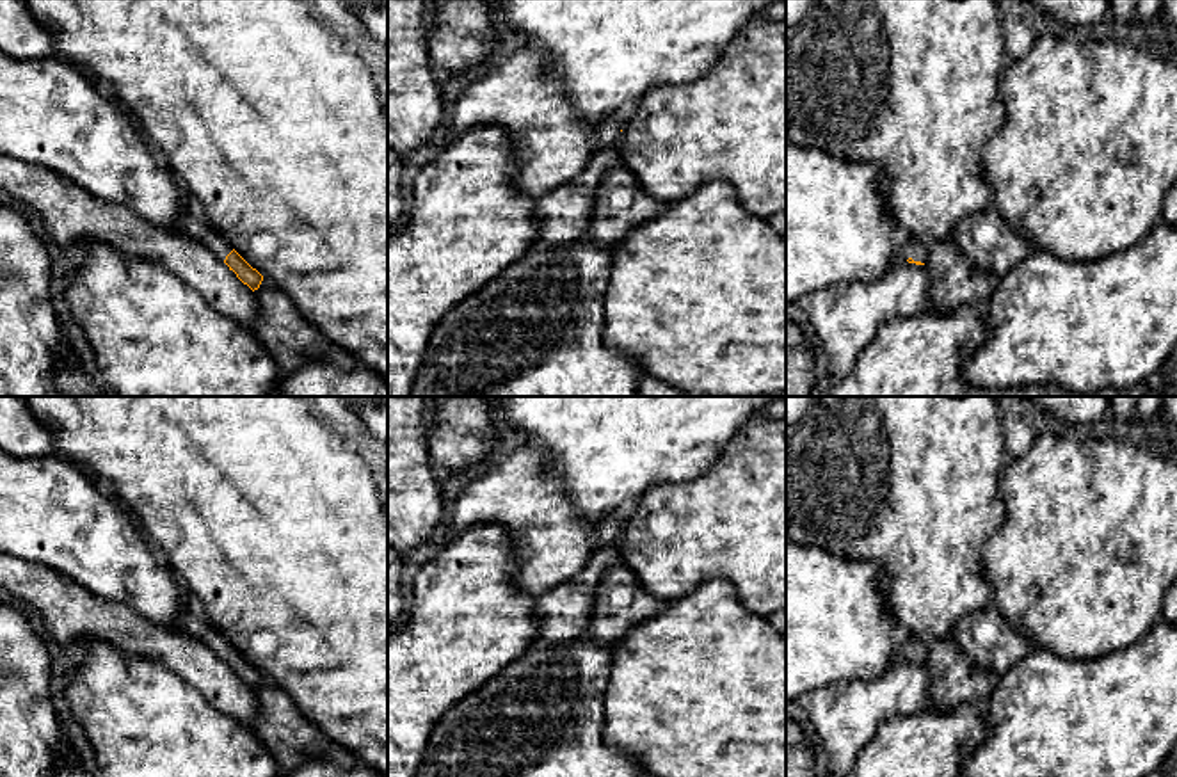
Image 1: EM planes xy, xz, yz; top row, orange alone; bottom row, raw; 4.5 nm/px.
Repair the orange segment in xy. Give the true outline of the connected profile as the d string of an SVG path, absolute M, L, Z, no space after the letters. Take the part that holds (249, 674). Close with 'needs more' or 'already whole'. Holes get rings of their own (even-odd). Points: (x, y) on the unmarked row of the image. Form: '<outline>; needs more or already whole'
M185 608L181 615L183 629L190 637L206 644L220 660L224 660L236 676L252 690L260 686L263 674L252 667L220 631L213 629L199 610Z; needs more

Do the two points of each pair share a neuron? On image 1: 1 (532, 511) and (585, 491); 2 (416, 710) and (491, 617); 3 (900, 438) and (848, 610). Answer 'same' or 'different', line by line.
1: different
2: same
3: different

